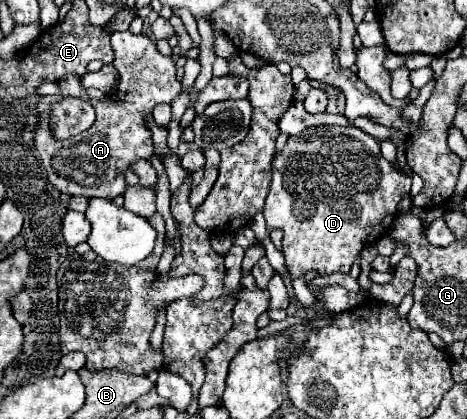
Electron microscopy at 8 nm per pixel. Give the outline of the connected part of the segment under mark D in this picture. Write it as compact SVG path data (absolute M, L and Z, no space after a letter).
M354 125L308 127L302 133L290 137L284 149L272 161L272 185L264 207L266 229L284 231L284 257L292 277L304 275L312 269L316 269L320 275L328 275L334 271L348 273L362 247L374 243L390 231L390 225L396 217L398 201L408 191L410 177L398 173L392 163L382 157L378 141L368 133L360 131Z

